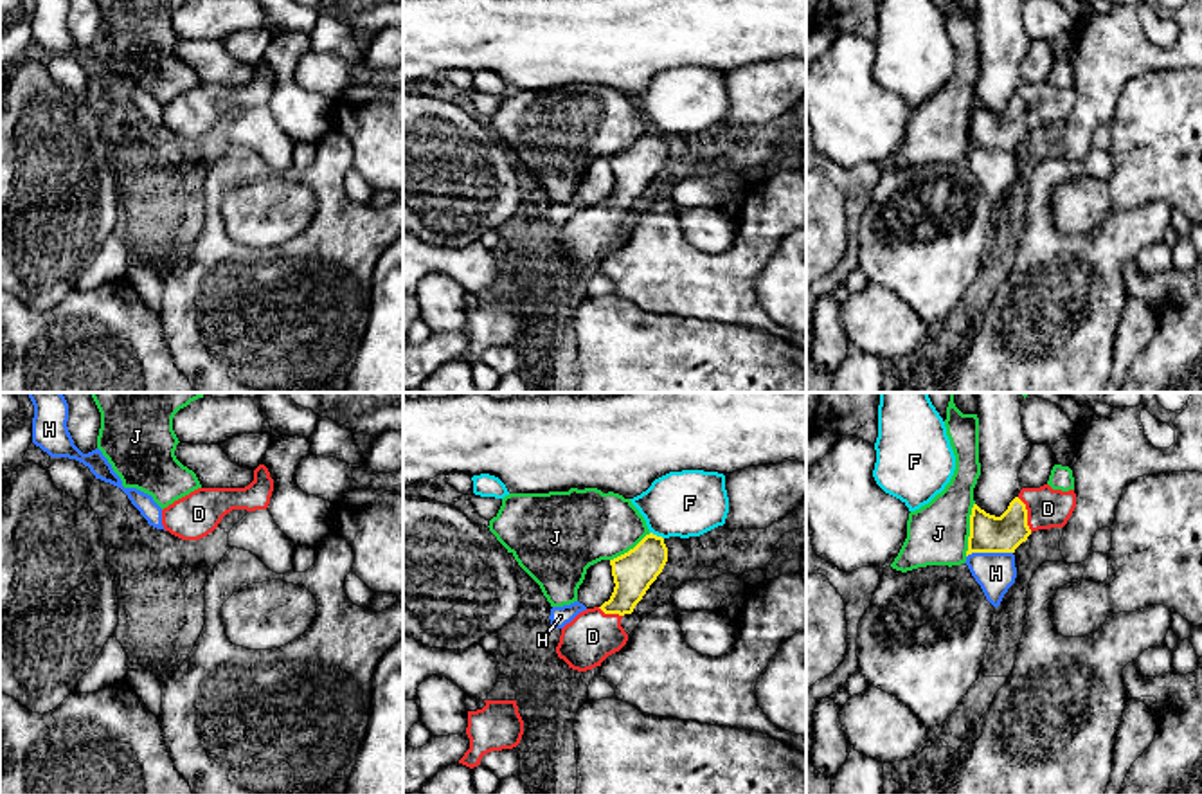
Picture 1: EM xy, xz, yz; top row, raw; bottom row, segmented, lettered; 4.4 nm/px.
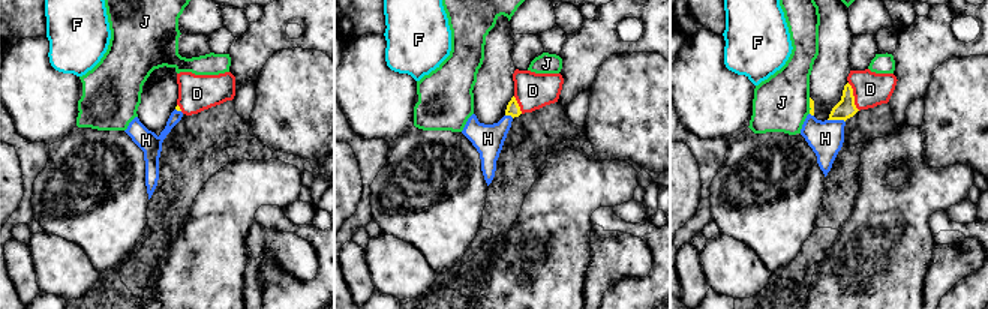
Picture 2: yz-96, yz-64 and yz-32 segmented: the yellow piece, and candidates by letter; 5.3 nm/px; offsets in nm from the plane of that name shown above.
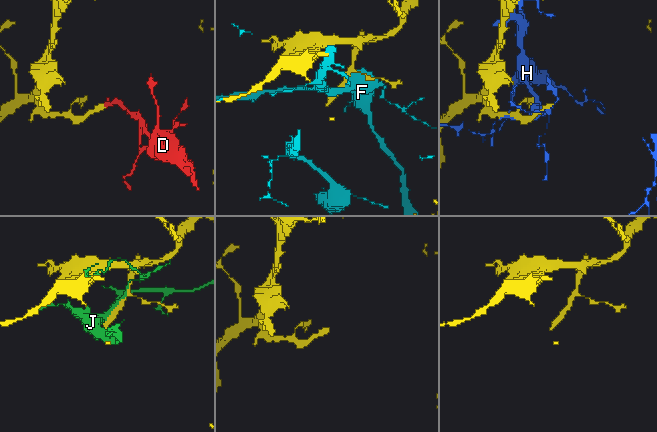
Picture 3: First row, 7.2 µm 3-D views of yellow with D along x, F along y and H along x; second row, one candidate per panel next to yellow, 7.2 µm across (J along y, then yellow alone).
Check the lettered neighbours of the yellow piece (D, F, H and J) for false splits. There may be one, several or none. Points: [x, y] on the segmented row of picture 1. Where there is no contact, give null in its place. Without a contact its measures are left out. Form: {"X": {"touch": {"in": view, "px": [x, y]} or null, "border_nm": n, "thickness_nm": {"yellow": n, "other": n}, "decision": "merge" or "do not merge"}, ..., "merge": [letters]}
{"D": {"touch": {"in": "yz", "px": [1026, 515]}, "border_nm": 170, "thickness_nm": {"yellow": 170, "other": 180}, "decision": "merge"}, "F": {"touch": {"in": "xz", "px": [655, 535]}, "border_nm": 70, "thickness_nm": {"yellow": 190, "other": 300}, "decision": "do not merge"}, "H": {"touch": {"in": "yz", "px": [988, 551]}, "border_nm": 200, "thickness_nm": {"yellow": 170, "other": 180}, "decision": "do not merge"}, "J": {"touch": {"in": "yz", "px": [970, 530]}, "border_nm": 240, "thickness_nm": {"yellow": 170, "other": 280}, "decision": "do not merge"}, "merge": ["D"]}

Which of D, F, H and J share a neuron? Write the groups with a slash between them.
D / F / H / J

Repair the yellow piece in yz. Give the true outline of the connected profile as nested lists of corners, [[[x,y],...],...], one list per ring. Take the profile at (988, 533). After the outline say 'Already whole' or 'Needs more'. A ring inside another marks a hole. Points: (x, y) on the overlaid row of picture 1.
[[[1049,484],[1022,488],[1000,517],[973,504],[966,556],[972,553],[1015,553],[1033,531],[1063,528],[1074,508],[1074,490],[1053,490]]]. Needs more

